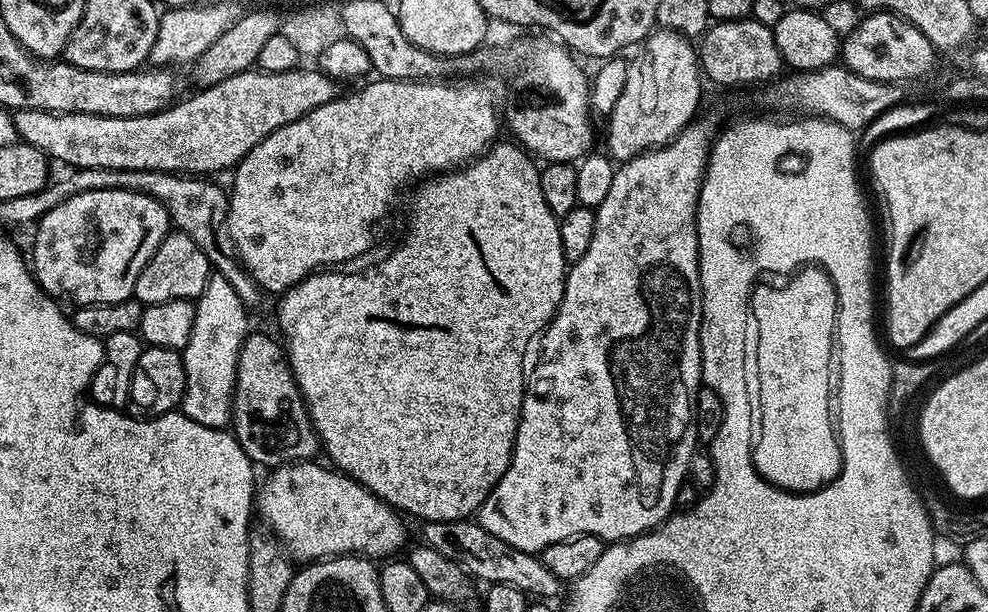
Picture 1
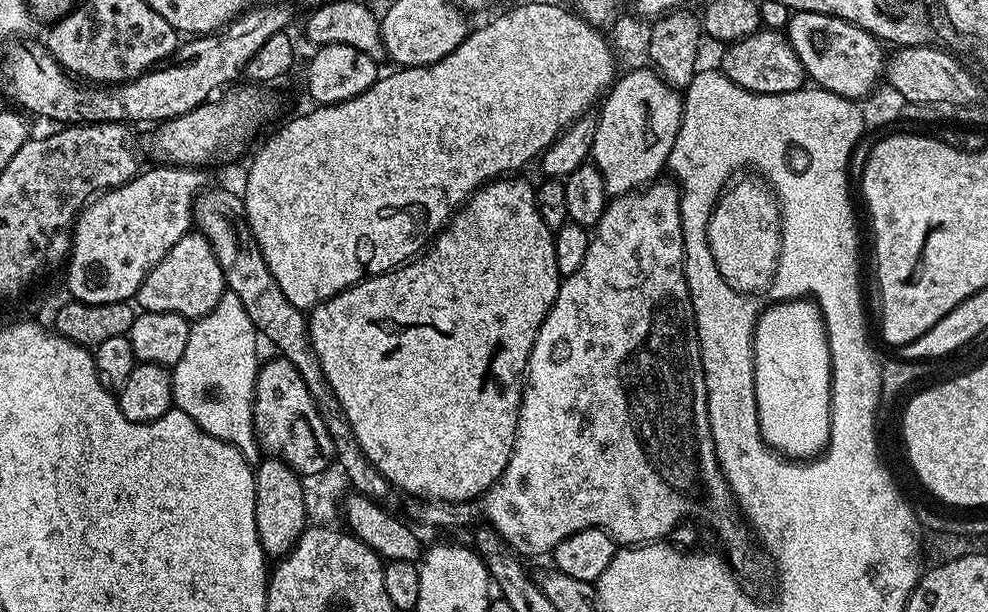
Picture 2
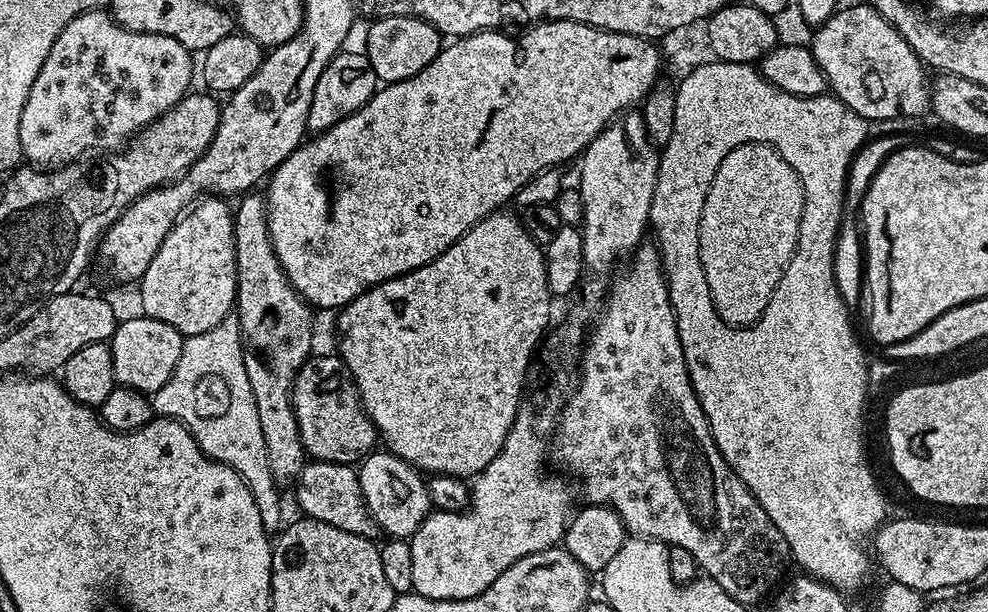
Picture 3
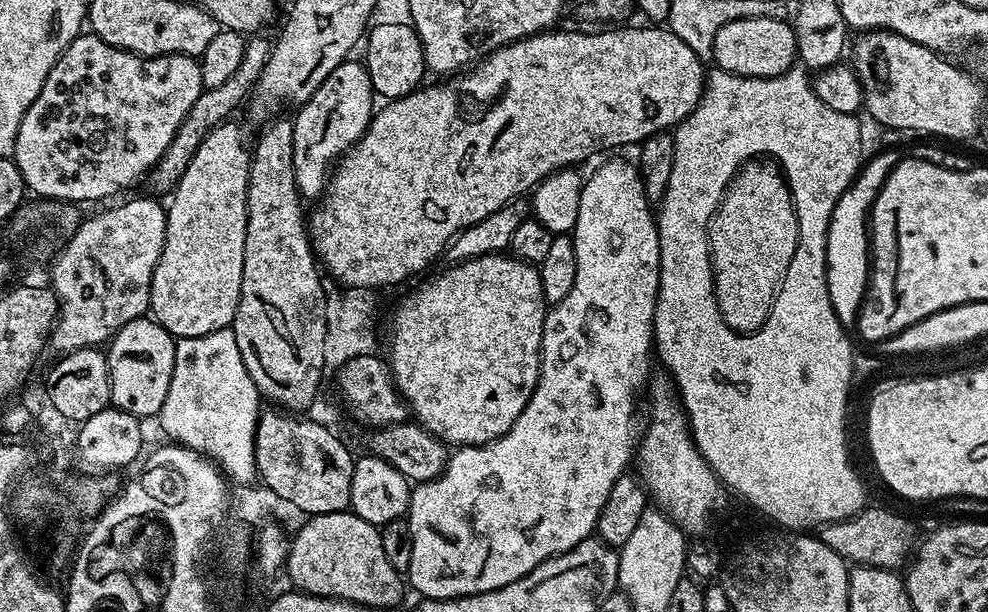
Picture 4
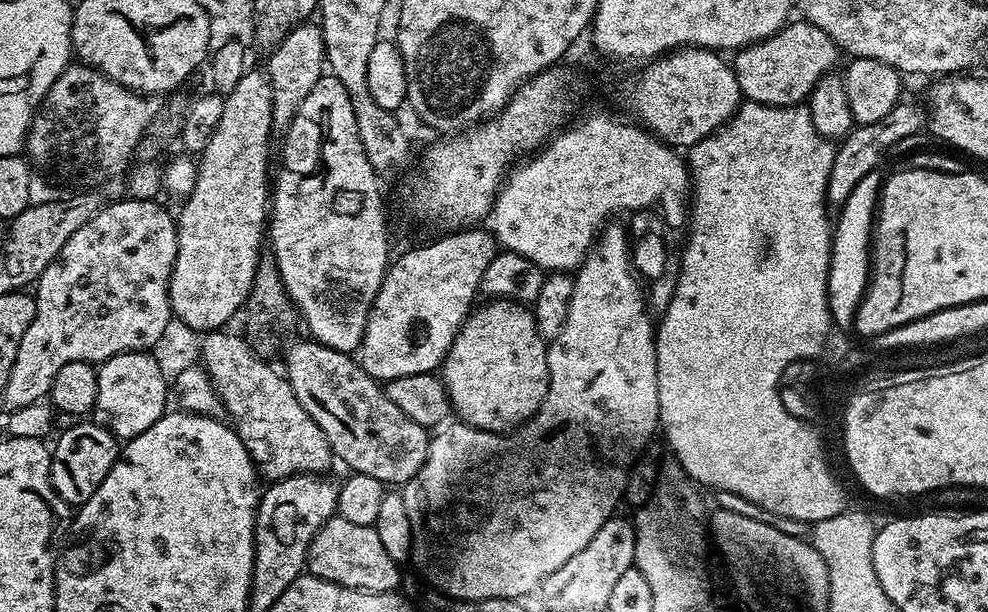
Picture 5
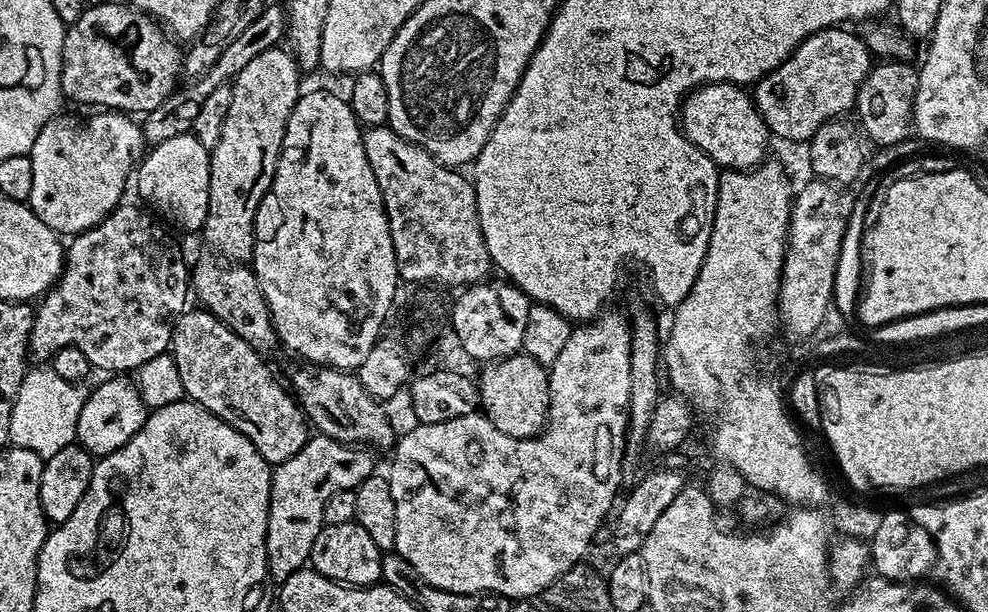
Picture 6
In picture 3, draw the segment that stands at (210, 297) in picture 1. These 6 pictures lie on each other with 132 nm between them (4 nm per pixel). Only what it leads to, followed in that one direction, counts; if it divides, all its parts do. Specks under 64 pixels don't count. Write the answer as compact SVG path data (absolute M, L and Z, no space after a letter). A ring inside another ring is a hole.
M229 314L214 326L214 330L206 330L206 334L194 334L187 337L182 346L182 354L178 358L178 366L174 366L174 374L157 392L151 393L153 413L157 417L176 420L190 430L190 434L198 442L202 451L211 460L230 466L246 482L250 494L254 494L254 506L258 506L258 514L262 518L262 526L269 534L281 531L280 524L280 492L274 474L270 474L270 462L266 459L266 438L262 438L262 426L258 422L258 406L254 406L254 390L250 390L250 378L246 378L246 362L244 347L240 337L240 319Z

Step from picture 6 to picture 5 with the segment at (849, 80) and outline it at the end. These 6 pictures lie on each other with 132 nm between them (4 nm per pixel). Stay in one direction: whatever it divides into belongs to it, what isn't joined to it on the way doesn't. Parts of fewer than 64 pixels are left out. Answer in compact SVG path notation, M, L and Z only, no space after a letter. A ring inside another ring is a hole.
M796 19L770 38L757 40L735 53L736 60L733 59L731 65L738 78L741 97L745 101L753 100L779 108L803 105L816 83L835 69L832 67L836 59L841 59L842 53L830 34L826 34L826 30L818 30L818 26L808 20Z

